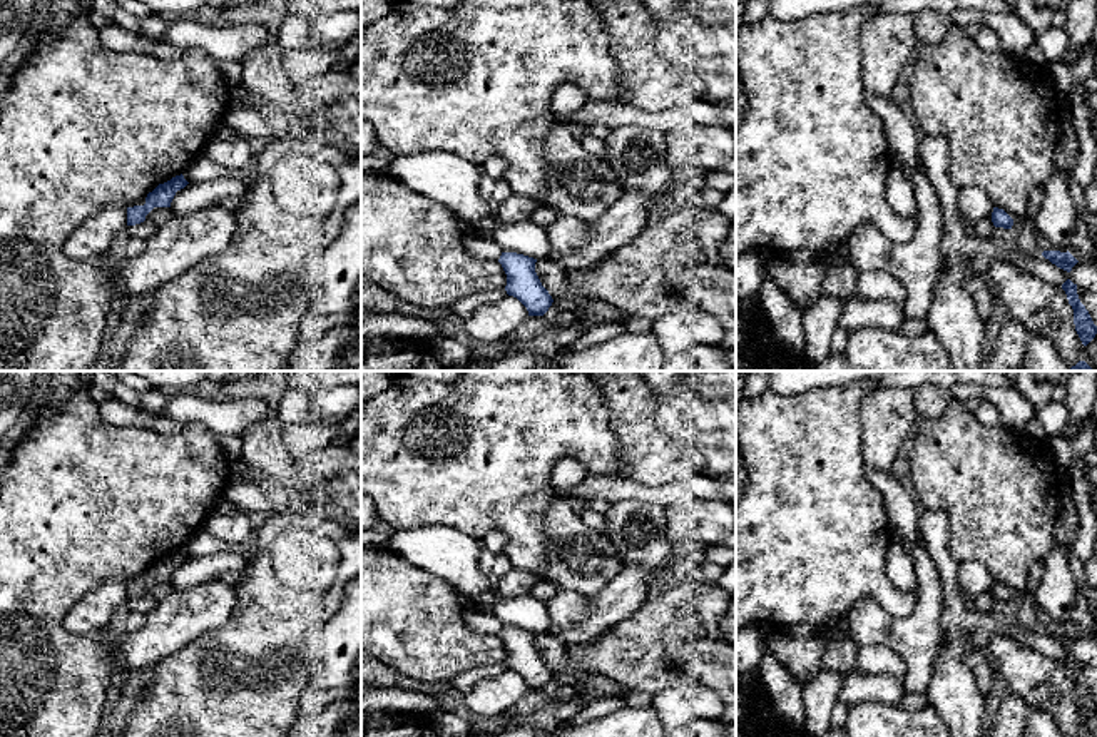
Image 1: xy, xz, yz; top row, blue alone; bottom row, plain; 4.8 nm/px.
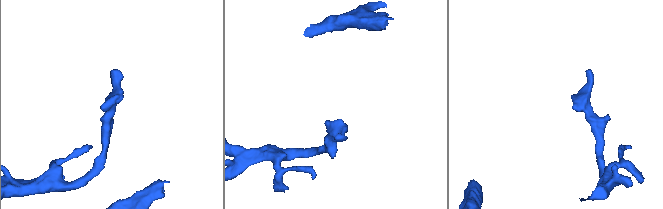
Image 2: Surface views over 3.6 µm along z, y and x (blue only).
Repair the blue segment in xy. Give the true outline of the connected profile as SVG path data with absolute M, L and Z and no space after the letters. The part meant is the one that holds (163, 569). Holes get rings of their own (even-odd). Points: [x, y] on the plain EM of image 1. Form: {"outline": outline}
{"outline": "M176 550L171 555L159 558L147 568L144 580L127 582L127 600L135 600L145 595L145 590L154 582L171 582L171 577L177 565L184 563L189 557L184 550Z"}

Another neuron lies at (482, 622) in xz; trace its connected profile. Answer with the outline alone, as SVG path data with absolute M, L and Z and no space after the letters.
M468 607L463 612L463 622L472 630L487 635L498 635L503 627L493 615L477 610L473 607Z

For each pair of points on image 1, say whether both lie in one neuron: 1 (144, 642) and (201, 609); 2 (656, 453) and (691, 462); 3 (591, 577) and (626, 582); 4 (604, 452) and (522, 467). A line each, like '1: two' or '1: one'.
1: one
2: one
3: two
4: one

